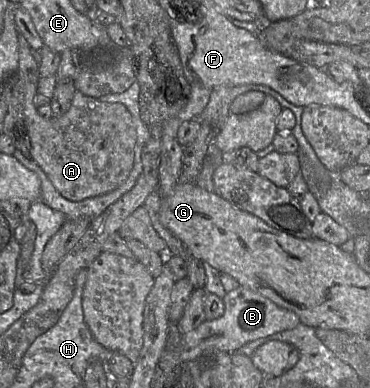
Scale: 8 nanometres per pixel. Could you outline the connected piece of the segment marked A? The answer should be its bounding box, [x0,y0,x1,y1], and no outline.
[18,33,138,201]

